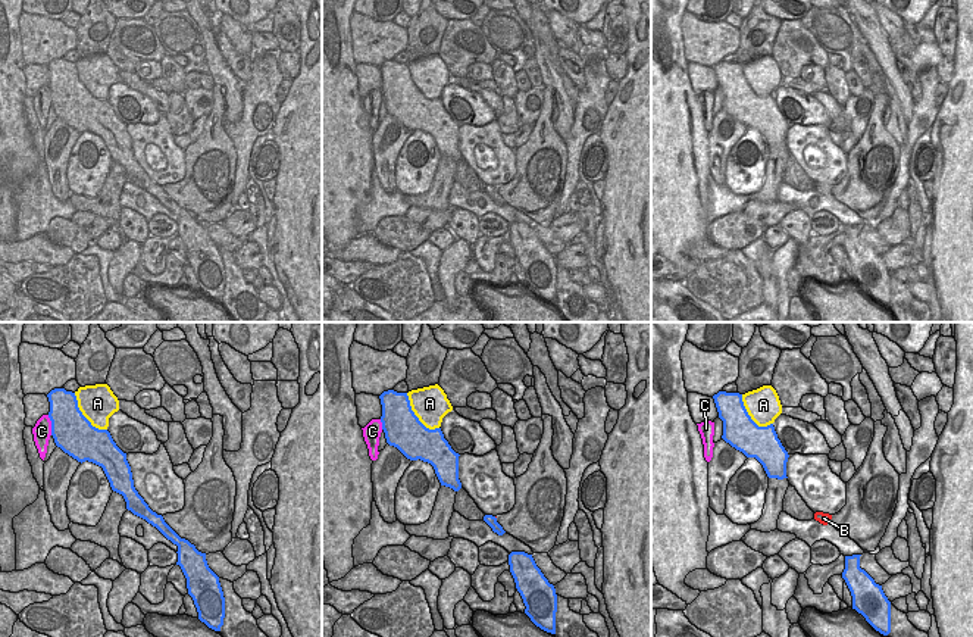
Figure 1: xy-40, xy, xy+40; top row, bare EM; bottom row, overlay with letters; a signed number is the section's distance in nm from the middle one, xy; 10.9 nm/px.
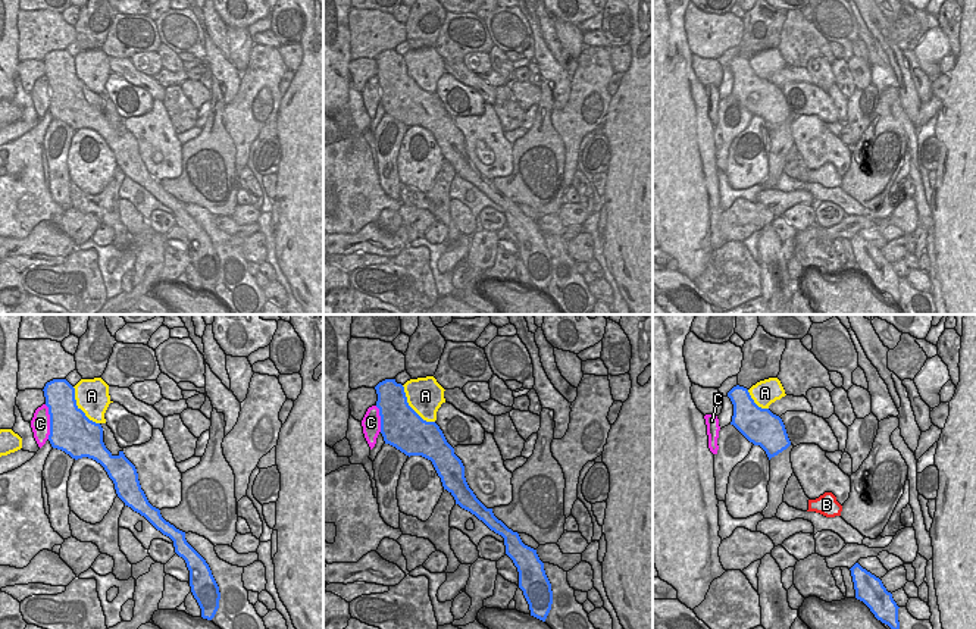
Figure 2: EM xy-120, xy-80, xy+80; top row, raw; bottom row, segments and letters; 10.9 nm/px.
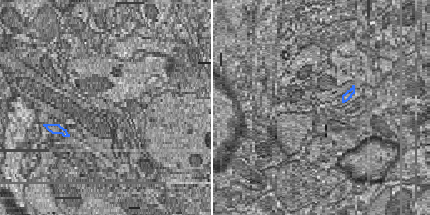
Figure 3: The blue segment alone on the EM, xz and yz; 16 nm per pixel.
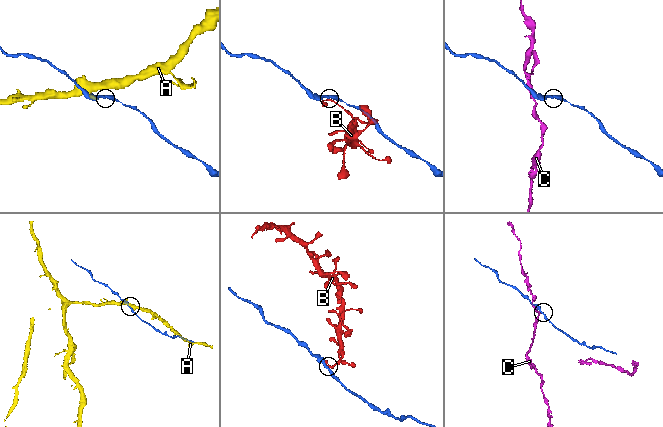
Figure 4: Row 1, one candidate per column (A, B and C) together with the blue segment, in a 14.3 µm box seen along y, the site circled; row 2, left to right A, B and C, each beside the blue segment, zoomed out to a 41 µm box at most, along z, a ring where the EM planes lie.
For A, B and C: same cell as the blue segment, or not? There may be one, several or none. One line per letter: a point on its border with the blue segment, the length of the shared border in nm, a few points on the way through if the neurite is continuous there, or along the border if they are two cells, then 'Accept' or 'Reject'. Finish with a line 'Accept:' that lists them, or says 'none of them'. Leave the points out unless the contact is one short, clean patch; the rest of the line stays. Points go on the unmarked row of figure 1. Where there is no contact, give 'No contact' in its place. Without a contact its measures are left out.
A: Touches blue at xy-40 (84, 87). Shared border 550 nm. Reject
B: No contact. Reject
C: Touches blue at xy-40 (52, 96). Shared border 220 nm. Reject
Accept: none of them.

